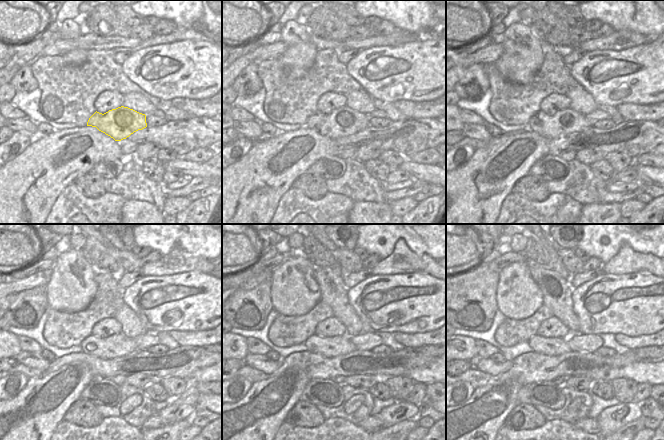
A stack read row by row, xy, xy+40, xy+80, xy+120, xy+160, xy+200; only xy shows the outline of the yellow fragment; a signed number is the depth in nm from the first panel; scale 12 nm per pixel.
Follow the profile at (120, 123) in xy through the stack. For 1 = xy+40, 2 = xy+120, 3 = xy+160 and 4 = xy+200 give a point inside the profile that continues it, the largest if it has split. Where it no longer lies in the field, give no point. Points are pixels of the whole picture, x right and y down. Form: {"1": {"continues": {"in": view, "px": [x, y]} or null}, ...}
{"1": {"continues": {"in": "xy+40", "px": [344, 121]}}, "2": {"continues": {"in": "xy+120", "px": [117, 345]}}, "3": {"continues": {"in": "xy+160", "px": [329, 347]}}, "4": {"continues": {"in": "xy+200", "px": [548, 346]}}}

